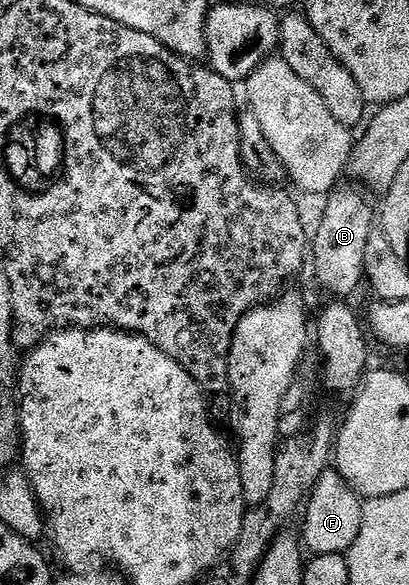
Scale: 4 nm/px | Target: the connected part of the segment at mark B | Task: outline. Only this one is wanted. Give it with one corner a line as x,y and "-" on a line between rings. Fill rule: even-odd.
338,187
328,193
324,201
325,213
321,216
321,221
317,224
317,233
311,236
311,258
315,260
315,276
320,286
335,298
349,298
359,286
364,283
367,238
375,231
375,208
369,205
369,200
364,196
366,193
360,187
345,188

